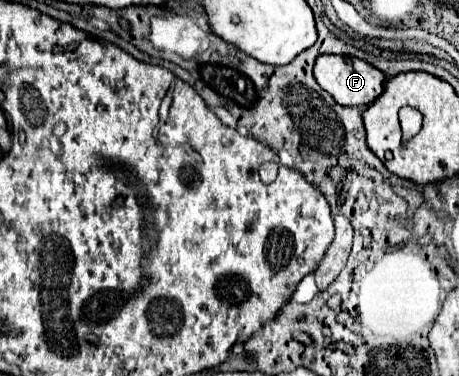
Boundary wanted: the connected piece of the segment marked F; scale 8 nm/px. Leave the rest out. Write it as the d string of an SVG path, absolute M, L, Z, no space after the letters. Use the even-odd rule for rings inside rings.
M319 56L315 62L315 78L317 84L327 90L337 104L341 106L369 106L381 92L387 76L365 60L351 56Z

